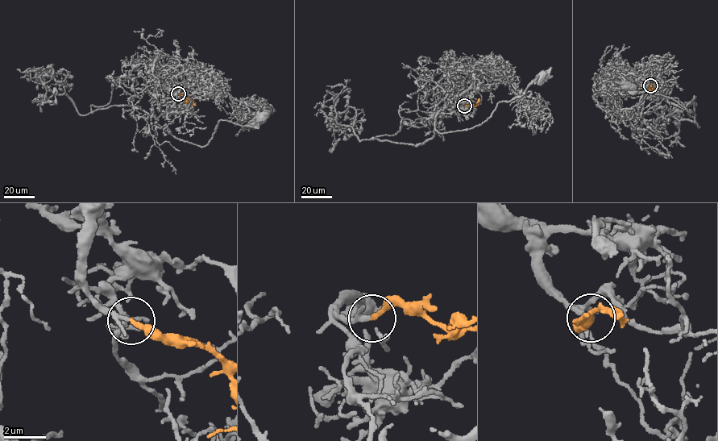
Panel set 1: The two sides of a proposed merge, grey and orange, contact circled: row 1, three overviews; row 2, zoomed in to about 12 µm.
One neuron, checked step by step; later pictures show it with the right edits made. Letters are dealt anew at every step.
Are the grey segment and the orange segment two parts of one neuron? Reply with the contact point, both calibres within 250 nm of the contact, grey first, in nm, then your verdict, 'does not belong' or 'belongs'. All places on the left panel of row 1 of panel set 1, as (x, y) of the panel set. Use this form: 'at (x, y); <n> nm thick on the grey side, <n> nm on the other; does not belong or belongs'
at (178, 93); 160 nm thick on the grey side, 200 nm on the other; belongs

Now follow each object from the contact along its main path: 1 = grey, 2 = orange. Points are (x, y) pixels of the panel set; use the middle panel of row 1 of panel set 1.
1: (464, 106), (467, 92), (440, 110), (435, 129), (478, 125), (543, 74)
2: (464, 106), (475, 107), (479, 98)

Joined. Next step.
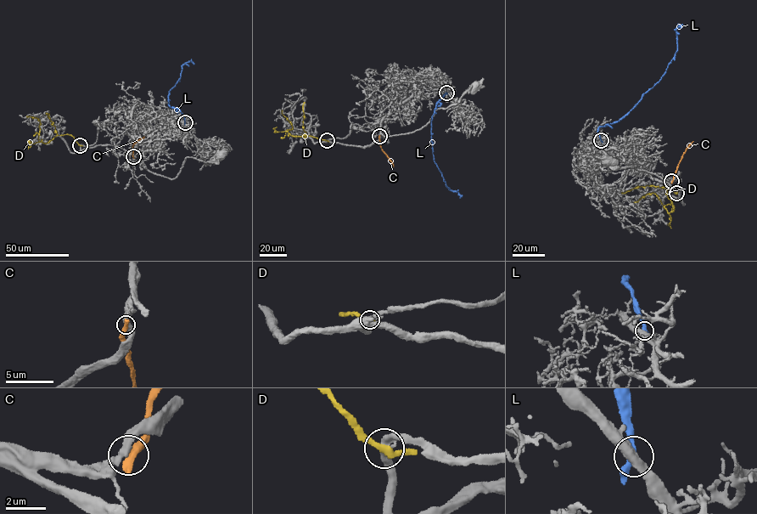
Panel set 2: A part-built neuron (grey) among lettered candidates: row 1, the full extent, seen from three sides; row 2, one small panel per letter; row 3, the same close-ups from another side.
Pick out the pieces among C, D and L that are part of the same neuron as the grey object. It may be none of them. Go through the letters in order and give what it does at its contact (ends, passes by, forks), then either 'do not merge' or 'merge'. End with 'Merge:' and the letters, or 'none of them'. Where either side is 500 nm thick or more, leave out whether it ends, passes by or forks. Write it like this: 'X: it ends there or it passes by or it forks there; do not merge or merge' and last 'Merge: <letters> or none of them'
C: it passes by; do not merge
D: it passes by; do not merge
L: it passes by; do not merge
Merge: none of them

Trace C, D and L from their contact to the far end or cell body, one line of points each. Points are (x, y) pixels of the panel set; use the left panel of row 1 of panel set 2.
C: (133, 156), (133, 144), (144, 137)
D: (80, 145), (68, 134), (56, 135), (47, 143), (39, 141), (40, 121), (27, 115)
L: (185, 122), (180, 110), (170, 106), (168, 97), (181, 77), (182, 66), (190, 61), (193, 64)

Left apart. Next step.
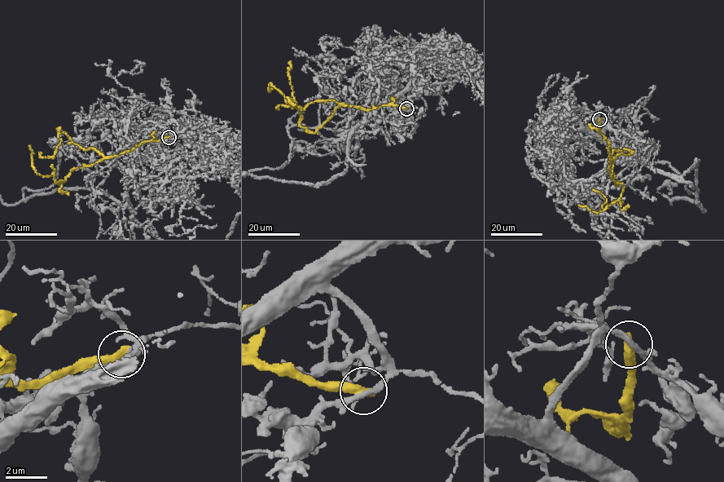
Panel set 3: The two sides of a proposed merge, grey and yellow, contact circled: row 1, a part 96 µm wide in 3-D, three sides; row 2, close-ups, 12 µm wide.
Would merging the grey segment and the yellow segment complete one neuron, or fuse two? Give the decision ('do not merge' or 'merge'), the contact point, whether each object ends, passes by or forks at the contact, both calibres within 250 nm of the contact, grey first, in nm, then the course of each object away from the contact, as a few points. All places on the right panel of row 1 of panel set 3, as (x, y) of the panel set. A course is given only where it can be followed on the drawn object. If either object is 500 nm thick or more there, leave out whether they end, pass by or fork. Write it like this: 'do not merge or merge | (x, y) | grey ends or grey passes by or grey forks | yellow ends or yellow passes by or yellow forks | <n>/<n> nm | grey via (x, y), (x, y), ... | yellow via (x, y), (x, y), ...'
do not merge | (599, 119) | grey passes by | yellow ends | 260/480 nm | grey via (599, 119), (590, 127), (594, 134), (692, 187), (659, 162), (626, 149), (602, 154), (579, 143) | yellow via (599, 119), (598, 127), (609, 147), (609, 161), (632, 152), (624, 148), (611, 155), (616, 186), (618, 181)

